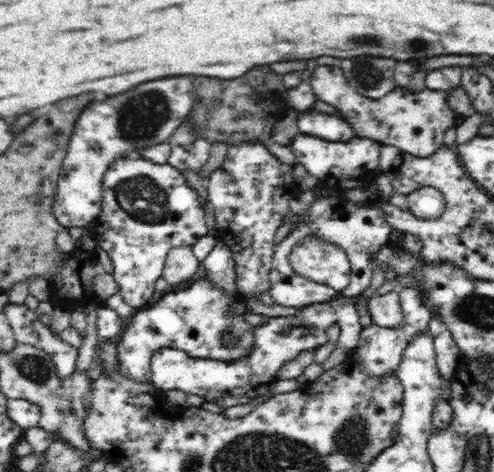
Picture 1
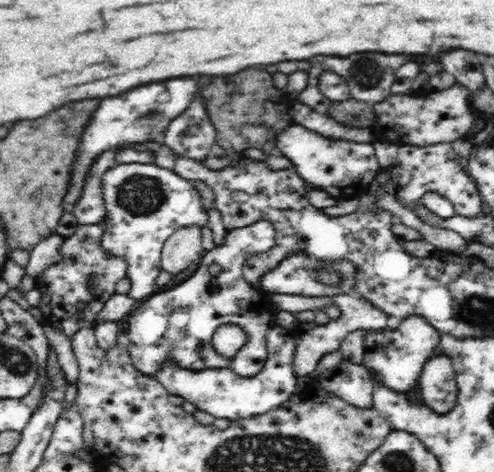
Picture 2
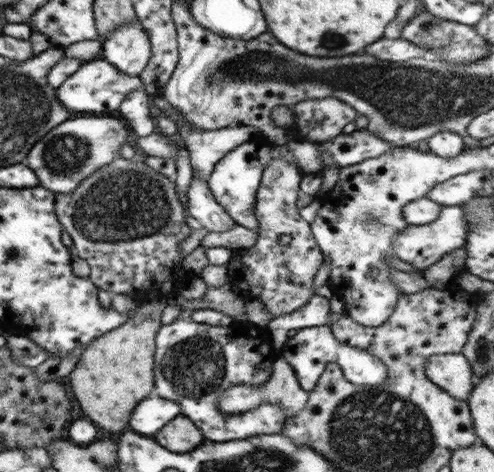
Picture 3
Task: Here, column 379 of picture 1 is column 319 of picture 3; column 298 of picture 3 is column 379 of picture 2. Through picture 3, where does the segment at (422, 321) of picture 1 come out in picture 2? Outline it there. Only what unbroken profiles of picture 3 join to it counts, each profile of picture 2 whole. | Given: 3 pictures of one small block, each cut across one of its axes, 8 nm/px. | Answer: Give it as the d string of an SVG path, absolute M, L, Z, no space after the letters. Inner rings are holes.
M412 314L410 318L404 318L396 330L368 332L364 340L362 366L366 366L382 386L398 392L410 392L418 388L424 364L436 356L434 348L440 348L440 336L442 332L436 332L426 318Z

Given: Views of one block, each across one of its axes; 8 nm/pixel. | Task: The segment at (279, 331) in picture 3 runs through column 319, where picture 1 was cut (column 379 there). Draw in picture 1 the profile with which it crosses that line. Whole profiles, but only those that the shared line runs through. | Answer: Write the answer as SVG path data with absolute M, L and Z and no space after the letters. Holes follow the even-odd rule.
M398 288L388 294L376 294L368 302L368 310L374 316L374 326L378 328L390 328L390 330L402 330L406 326L406 318L400 304Z

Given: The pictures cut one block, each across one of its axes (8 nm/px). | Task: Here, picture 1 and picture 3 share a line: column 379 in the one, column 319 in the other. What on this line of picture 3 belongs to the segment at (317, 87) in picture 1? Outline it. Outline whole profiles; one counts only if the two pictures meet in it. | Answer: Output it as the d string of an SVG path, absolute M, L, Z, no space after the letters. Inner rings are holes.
M337 98L303 100L295 104L297 134L303 138L303 144L309 146L339 136L341 130L357 118L359 114Z

